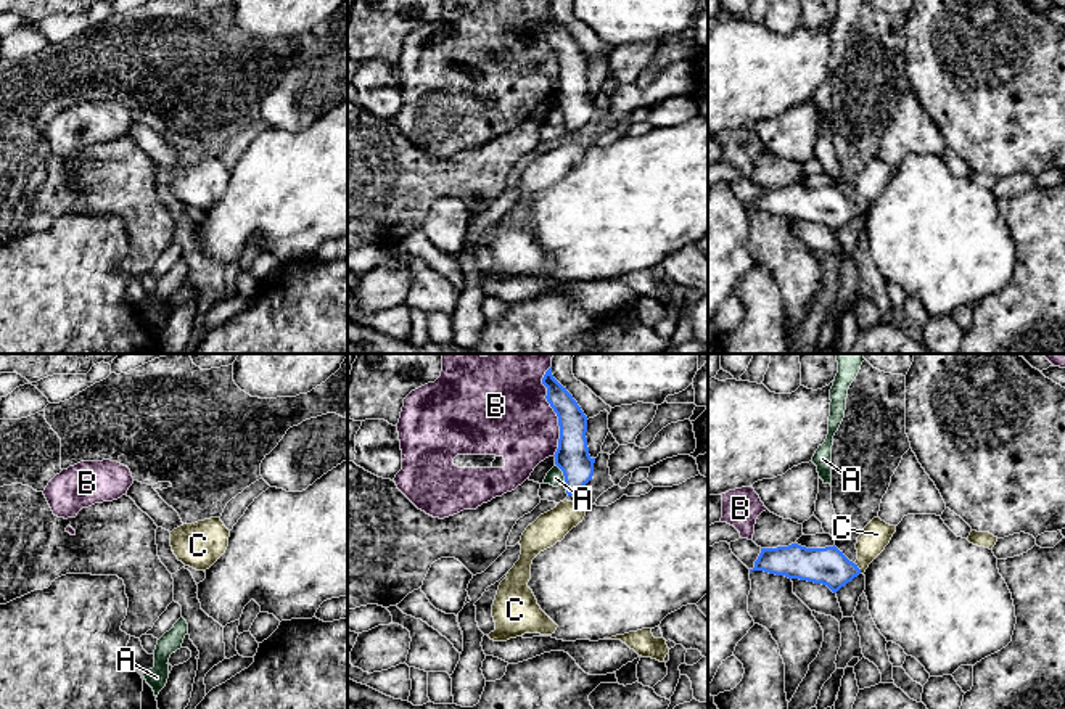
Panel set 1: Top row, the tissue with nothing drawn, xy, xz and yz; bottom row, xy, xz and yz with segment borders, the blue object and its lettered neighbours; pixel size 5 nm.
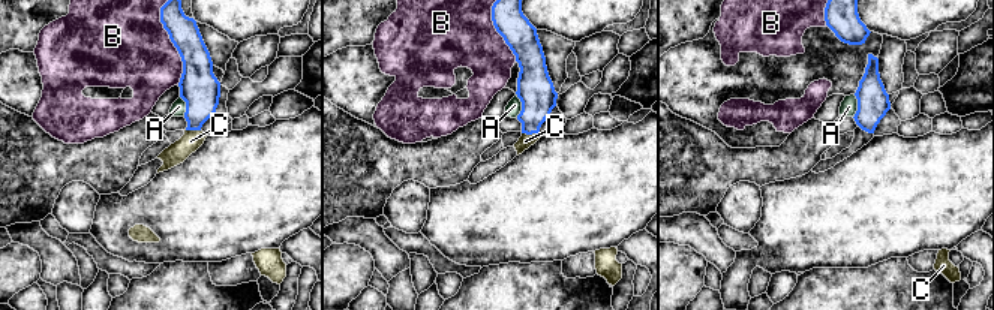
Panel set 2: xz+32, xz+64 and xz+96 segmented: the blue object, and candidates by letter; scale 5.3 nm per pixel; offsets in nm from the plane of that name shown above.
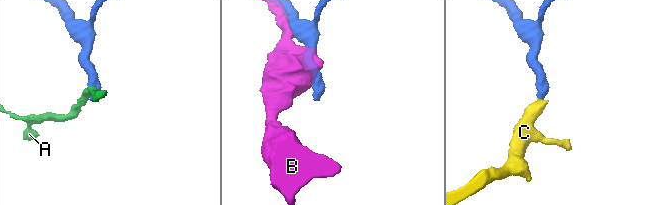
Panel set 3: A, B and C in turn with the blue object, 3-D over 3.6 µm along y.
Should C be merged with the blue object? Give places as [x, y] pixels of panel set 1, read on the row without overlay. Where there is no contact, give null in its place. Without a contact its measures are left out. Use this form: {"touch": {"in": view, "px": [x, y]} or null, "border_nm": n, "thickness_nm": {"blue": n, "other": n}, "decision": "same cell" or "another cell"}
{"touch": {"in": "yz", "px": [858, 208]}, "border_nm": 60, "thickness_nm": {"blue": 190, "other": 140}, "decision": "same cell"}

